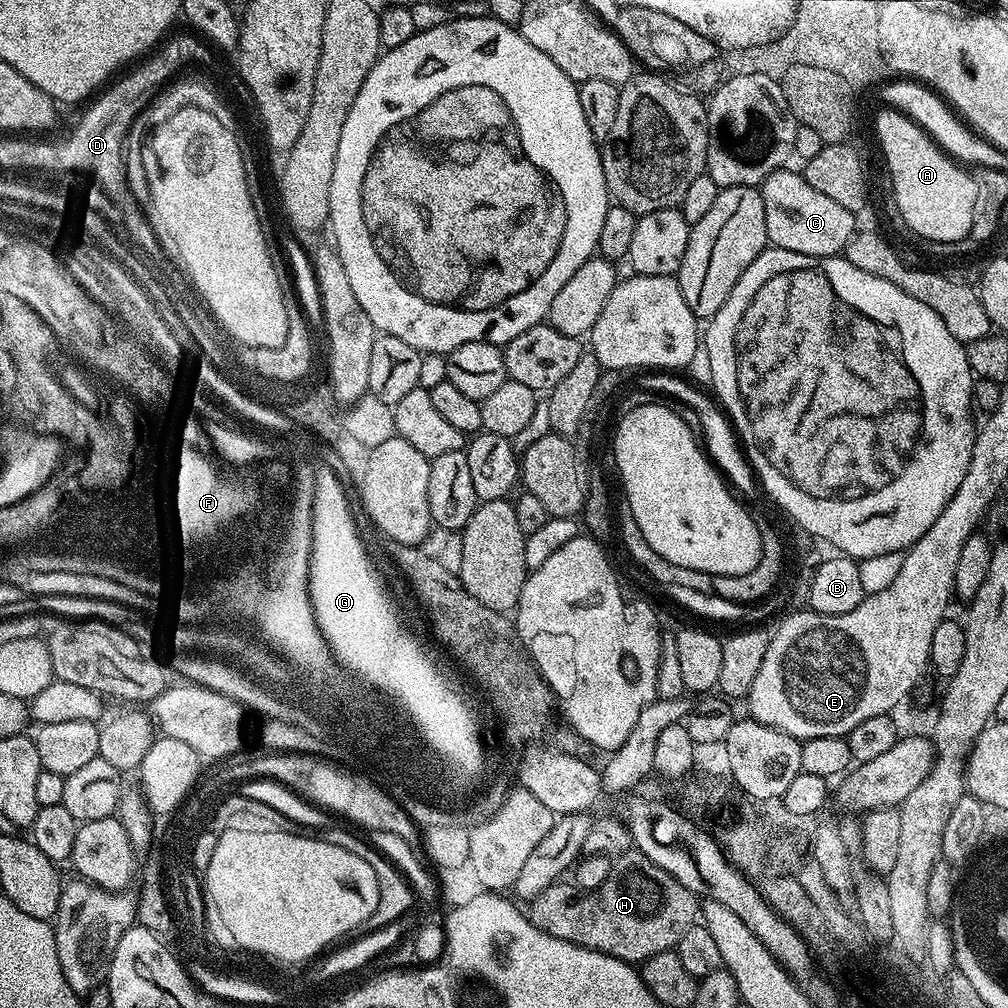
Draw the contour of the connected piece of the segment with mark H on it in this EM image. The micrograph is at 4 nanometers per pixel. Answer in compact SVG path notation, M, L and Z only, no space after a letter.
M629 850L612 860L610 874L600 888L594 891L581 890L572 882L552 883L530 901L526 915L534 926L538 926L538 930L554 938L562 938L562 942L570 942L619 960L627 960L629 964L636 966L654 954L675 949L682 934L686 934L686 930L697 923L698 897L695 892L686 890L682 882L666 874L662 866L650 862L646 854Z

